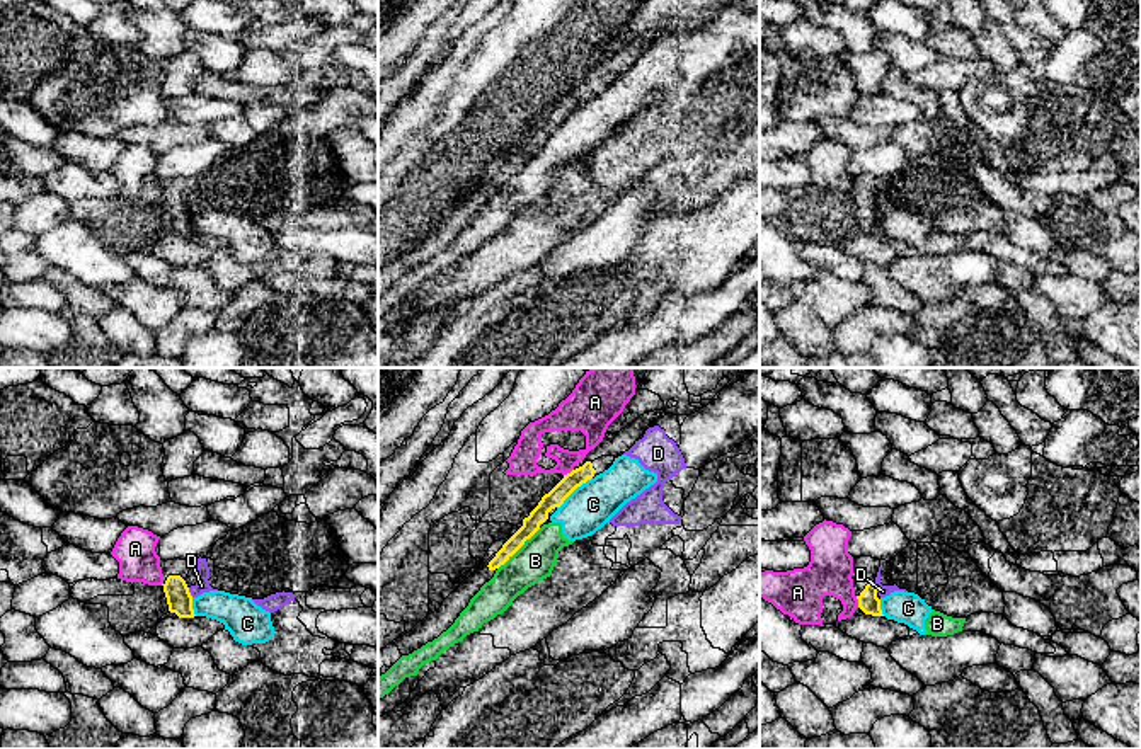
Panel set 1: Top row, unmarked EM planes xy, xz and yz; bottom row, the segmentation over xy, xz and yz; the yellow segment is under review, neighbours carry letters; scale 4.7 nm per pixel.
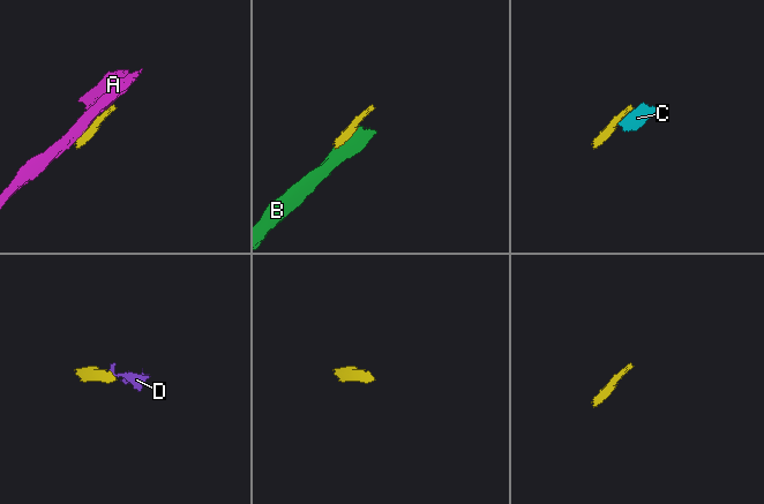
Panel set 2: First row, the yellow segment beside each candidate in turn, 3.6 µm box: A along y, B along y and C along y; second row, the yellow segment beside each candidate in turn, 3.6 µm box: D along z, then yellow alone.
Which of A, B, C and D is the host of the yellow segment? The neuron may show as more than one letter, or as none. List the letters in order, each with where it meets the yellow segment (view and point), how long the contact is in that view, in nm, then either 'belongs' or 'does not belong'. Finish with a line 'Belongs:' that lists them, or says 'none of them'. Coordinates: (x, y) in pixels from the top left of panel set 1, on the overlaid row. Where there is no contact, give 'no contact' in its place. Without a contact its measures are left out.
A: meets yellow in yz at (859, 601); contact 60 nm long; does not belong
B: meets yellow in xz at (518, 548); contact 280 nm long; does not belong
C: meets yellow in xz at (574, 489); contact 220 nm long; does not belong
D: meets yellow in xy at (189, 593); contact 50 nm long; does not belong
Belongs: none of them

